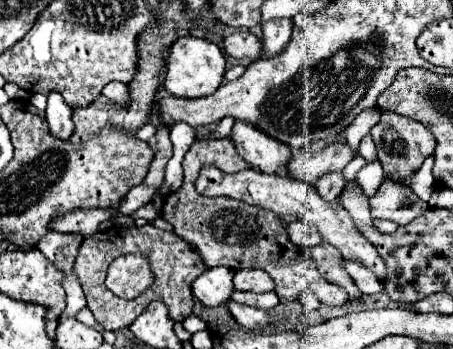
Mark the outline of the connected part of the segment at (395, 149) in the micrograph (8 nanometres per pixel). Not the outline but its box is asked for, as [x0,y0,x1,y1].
[370,111,436,179]

